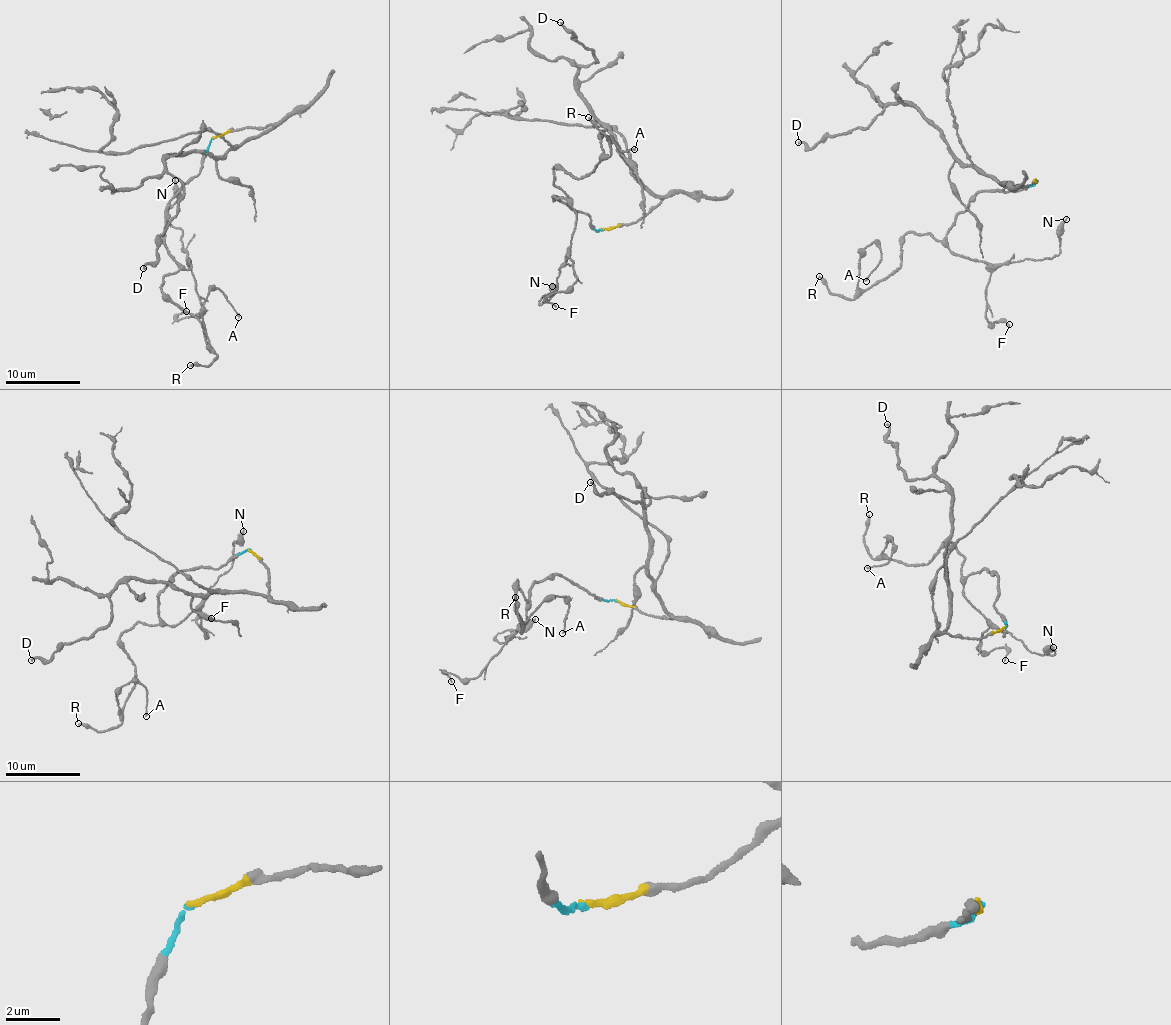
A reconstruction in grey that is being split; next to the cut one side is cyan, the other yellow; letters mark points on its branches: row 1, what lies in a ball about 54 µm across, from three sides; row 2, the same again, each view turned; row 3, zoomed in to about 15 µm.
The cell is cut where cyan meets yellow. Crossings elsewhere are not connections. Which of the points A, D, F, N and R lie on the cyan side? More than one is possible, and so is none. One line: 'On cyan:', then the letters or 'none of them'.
On cyan: A, F, N, R

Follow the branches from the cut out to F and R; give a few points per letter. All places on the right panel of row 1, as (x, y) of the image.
F: (1035, 180), (1009, 191), (979, 192), (959, 213), (946, 235), (956, 254), (988, 265), (986, 321), (1009, 324)
R: (1035, 180), (1009, 191), (979, 192), (942, 240), (906, 232), (899, 269), (851, 299), (834, 295), (818, 276)

